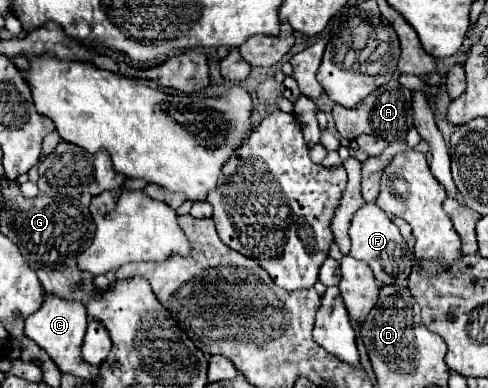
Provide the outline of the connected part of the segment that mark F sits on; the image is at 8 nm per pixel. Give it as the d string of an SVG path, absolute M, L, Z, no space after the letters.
M365 204L355 212L351 226L349 226L349 236L351 236L349 254L353 258L365 260L371 266L379 284L401 284L409 276L413 262L407 254L409 250L407 242L401 238L399 228L391 222L391 218L377 204Z

